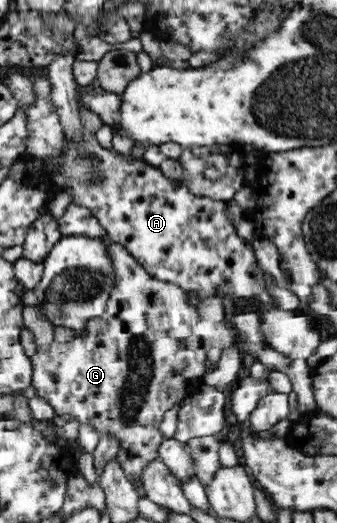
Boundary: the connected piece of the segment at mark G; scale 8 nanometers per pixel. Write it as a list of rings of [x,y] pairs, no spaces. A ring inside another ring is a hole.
[[[70,204],[63,217],[59,219],[58,223],[63,237],[84,236],[88,239],[100,240],[100,242],[105,245],[107,256],[109,257],[113,271],[113,288],[111,294],[108,296],[105,310],[99,315],[100,319],[105,321],[105,326],[102,322],[99,323],[93,320],[85,321],[78,325],[78,333],[84,337],[84,341],[86,341],[88,349],[66,349],[66,347],[62,347],[62,343],[52,340],[50,343],[40,345],[40,347],[38,347],[38,351],[36,350],[36,353],[30,356],[30,361],[32,364],[31,386],[35,395],[38,395],[38,397],[42,397],[42,399],[48,401],[48,403],[52,406],[55,415],[70,415],[78,423],[86,423],[90,425],[90,427],[92,427],[92,429],[94,429],[94,431],[96,431],[99,436],[104,435],[105,433],[105,435],[111,435],[114,439],[116,439],[116,441],[119,443],[119,448],[115,455],[115,461],[117,461],[120,469],[124,472],[125,478],[130,483],[135,485],[135,487],[140,487],[140,485],[143,485],[142,475],[144,475],[144,469],[146,469],[146,467],[148,467],[148,465],[150,465],[154,459],[159,457],[158,449],[160,445],[162,445],[164,437],[158,427],[160,427],[160,423],[162,419],[164,419],[166,411],[170,411],[170,409],[180,406],[184,399],[194,393],[195,384],[202,384],[201,379],[207,371],[204,363],[208,361],[208,351],[210,351],[210,349],[214,349],[214,347],[216,347],[216,349],[228,349],[228,347],[236,347],[241,356],[248,355],[248,357],[252,357],[252,359],[258,361],[258,363],[261,363],[266,368],[284,373],[291,381],[291,390],[297,395],[297,408],[299,411],[304,413],[318,408],[312,387],[313,369],[310,369],[308,366],[306,366],[306,359],[292,359],[282,355],[280,352],[274,351],[272,348],[269,348],[262,342],[246,341],[242,339],[237,329],[226,327],[224,321],[202,321],[202,318],[200,318],[200,309],[204,306],[190,304],[187,300],[187,292],[185,292],[181,287],[178,287],[176,284],[153,279],[151,275],[148,275],[148,272],[144,269],[144,267],[142,267],[140,263],[138,263],[136,259],[130,255],[130,252],[128,252],[128,250],[126,250],[122,244],[111,240],[111,237],[108,236],[108,233],[104,230],[104,227],[100,226],[100,222],[91,214],[89,209],[84,209],[84,207],[78,207],[77,205]]]

